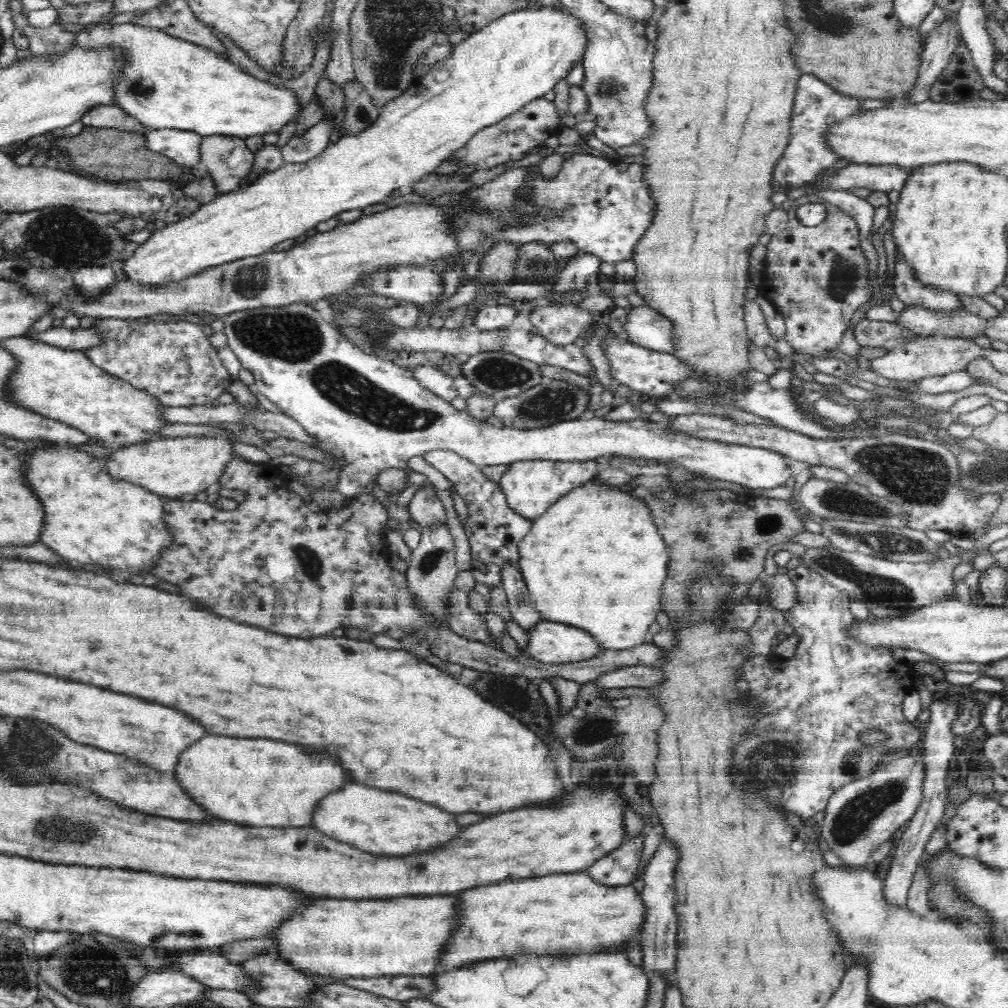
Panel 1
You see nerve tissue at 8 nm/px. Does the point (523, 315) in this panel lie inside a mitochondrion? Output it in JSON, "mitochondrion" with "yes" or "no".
{"mitochondrion":"no"}

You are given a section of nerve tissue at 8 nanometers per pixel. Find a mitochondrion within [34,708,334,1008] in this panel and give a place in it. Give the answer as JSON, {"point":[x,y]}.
{"point":[83,973]}

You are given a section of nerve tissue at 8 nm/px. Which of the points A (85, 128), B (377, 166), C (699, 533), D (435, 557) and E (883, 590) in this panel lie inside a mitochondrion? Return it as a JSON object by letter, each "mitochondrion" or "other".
{"A":"other","B":"other","C":"mitochondrion","D":"mitochondrion","E":"mitochondrion"}

